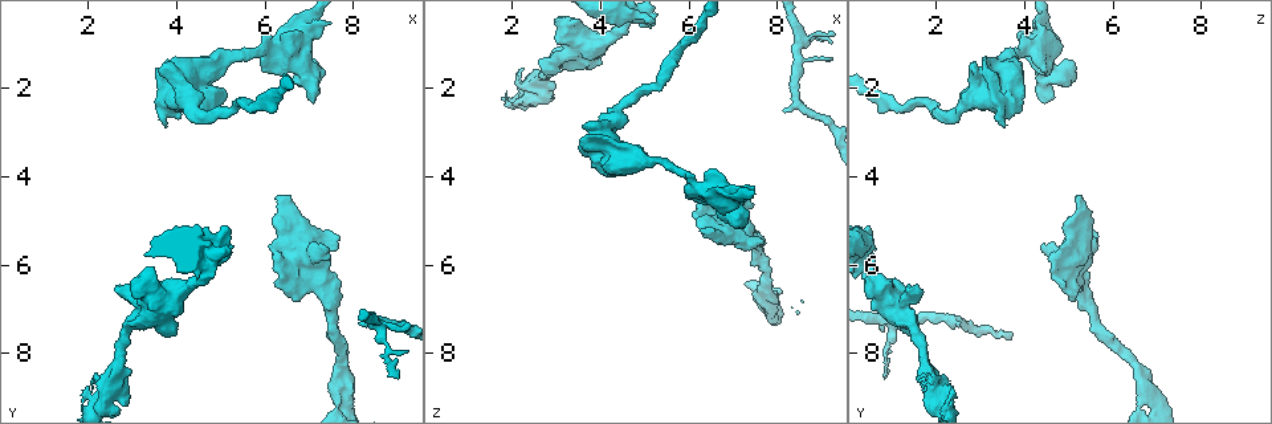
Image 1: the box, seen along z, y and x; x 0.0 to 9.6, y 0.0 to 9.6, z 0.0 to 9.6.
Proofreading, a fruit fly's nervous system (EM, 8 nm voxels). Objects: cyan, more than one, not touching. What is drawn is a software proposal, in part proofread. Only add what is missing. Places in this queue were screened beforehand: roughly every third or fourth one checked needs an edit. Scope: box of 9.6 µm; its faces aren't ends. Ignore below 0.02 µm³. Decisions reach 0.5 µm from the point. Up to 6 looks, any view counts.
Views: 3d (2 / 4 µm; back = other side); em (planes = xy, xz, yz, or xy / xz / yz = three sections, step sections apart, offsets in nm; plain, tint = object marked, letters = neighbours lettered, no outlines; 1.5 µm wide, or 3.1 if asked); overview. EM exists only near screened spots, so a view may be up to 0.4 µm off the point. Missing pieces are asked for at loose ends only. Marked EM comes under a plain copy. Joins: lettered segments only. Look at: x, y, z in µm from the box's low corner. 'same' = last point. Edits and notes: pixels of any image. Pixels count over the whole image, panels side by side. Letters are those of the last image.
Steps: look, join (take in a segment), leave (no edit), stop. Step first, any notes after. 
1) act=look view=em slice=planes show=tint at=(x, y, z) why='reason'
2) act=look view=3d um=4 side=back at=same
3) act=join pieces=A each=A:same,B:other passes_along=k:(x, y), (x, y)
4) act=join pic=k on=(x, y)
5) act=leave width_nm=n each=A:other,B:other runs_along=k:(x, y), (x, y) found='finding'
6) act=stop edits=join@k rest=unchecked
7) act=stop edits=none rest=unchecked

act=look view=em slice=xy step=8 show=tint at=(3.95, 7.55, 1.40) why='branch stops here'

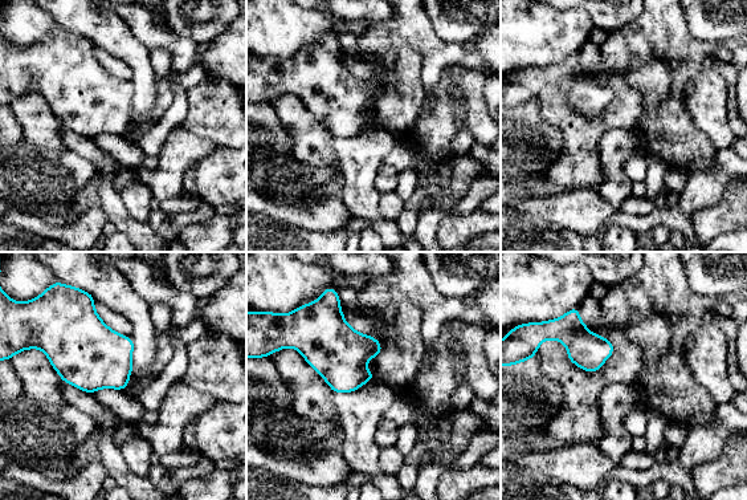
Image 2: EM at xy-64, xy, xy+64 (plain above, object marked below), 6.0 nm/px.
act=look view=em slice=planes show=letters at=same why='cut it another way'

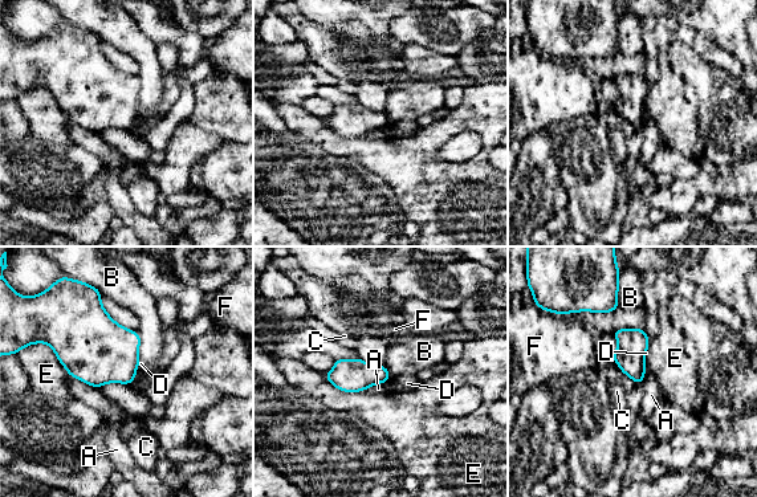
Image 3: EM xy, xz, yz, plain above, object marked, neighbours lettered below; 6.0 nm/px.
act=leave each=A:other,B:other,C:other,D:other,E:other,F:other border=3:(137, 330), (139, 337), (139, 359) found='none of them fits'

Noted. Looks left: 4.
act=look view=em slice=xz step=4 show=letters at=(7.30, 5.55, 4.35) why='an open end'

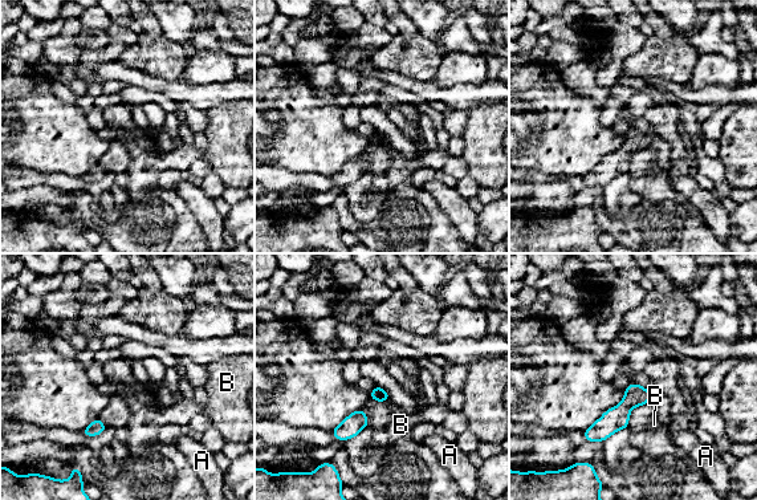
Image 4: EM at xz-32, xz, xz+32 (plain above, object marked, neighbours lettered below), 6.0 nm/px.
act=look view=em slice=planes show=letters at=same why='cut it another way'

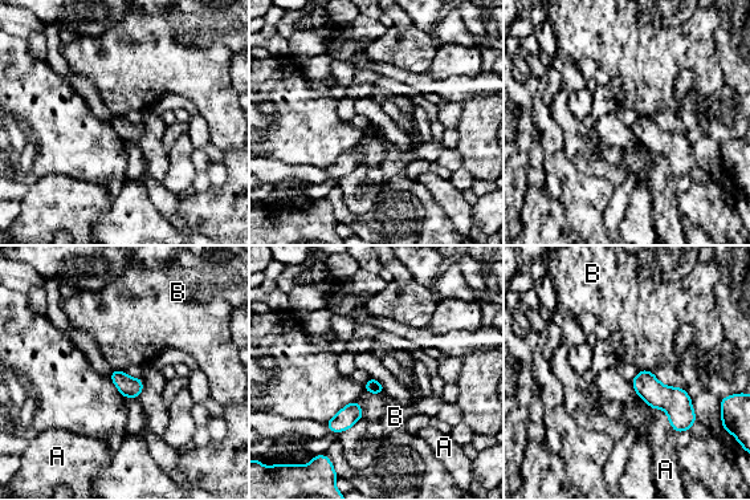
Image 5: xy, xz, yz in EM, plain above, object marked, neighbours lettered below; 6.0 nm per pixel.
act=leave each=A:other,B:other border=5:(640, 369), (651, 372) found='none of them fits'

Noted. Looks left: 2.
act=look view=em slice=xz step=4 show=letters at=(7.05, 2.35, 4.50) why='thick end'

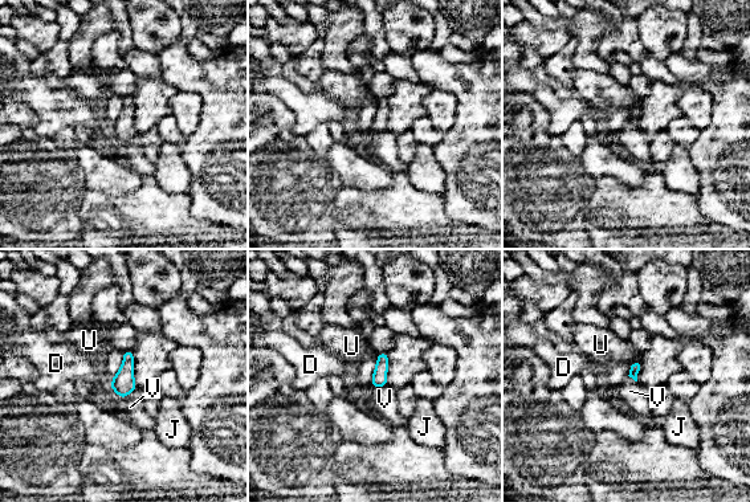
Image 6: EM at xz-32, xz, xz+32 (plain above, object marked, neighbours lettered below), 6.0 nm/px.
act=leave each=D:other,J:other,U:other,V:other found='no lettered segment goes on from it'

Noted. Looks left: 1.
act=stop edits=none rest=unchecked

